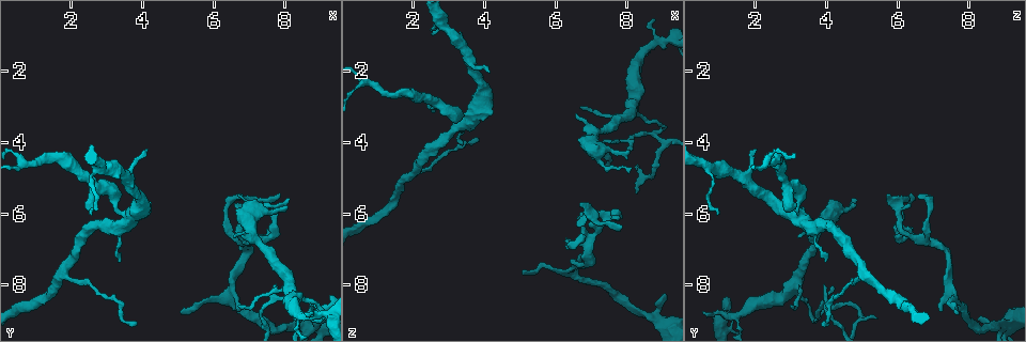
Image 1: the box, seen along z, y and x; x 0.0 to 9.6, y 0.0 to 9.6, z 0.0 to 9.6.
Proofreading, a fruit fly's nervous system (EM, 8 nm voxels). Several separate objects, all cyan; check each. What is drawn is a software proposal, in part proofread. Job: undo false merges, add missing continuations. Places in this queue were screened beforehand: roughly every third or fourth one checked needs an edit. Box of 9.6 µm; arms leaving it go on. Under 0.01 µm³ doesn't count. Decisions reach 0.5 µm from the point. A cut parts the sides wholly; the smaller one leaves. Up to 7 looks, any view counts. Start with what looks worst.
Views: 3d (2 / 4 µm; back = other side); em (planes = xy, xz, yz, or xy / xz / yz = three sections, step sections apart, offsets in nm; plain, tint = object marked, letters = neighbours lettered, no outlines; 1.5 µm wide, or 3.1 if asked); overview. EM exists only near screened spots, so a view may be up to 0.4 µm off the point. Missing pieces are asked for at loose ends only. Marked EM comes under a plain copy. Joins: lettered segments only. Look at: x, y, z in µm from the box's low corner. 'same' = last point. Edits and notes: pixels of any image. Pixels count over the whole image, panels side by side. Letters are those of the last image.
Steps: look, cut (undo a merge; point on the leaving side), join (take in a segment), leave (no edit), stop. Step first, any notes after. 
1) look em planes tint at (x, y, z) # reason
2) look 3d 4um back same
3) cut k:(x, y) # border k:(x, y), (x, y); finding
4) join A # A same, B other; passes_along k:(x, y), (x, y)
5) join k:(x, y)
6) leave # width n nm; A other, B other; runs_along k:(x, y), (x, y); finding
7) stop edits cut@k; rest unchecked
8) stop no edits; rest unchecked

look em planes letters at (7.70, 5.95, 6.10) # tapers out

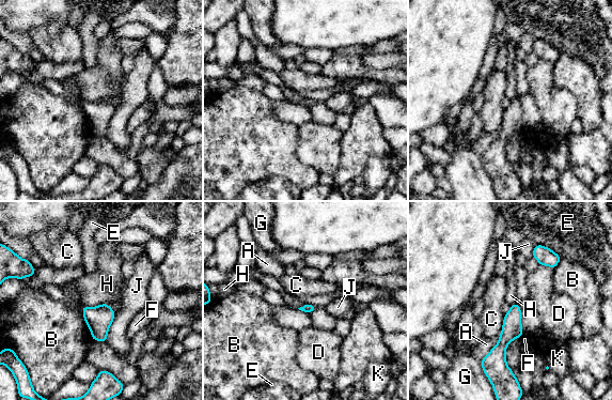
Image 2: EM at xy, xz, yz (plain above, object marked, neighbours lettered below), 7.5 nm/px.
leave # A other, B other, C other, D other, E other, F other, G other, H other, J other, K other; border 2:(106, 302), (99, 305), (82, 307); no lettered segment goes on from it

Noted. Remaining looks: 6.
look 3d 4um at (8.10, 7.90, 3.15) # a fork

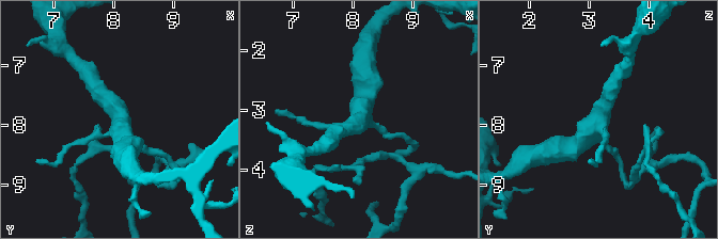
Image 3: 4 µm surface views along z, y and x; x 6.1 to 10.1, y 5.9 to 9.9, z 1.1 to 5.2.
look em planes letters at (8.05, 7.95, 3.20)

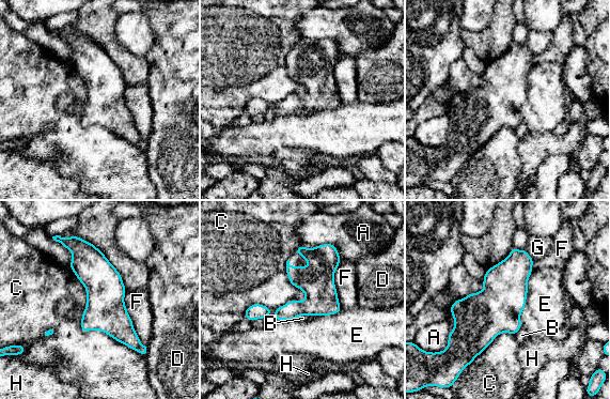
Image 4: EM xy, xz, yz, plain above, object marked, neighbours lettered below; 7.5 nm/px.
leave # A other, B other, C other, D other, E other, F other, G other, H other; border 4:(68, 265), (80, 327), (144, 356); all the same cell

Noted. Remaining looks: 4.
look em planes tint at (5.05, 8.75, 7.65) # thin end

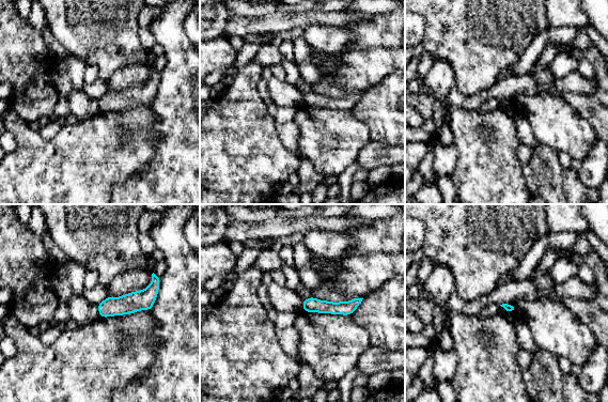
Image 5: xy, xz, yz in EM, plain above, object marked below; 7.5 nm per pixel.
look em planes letters same

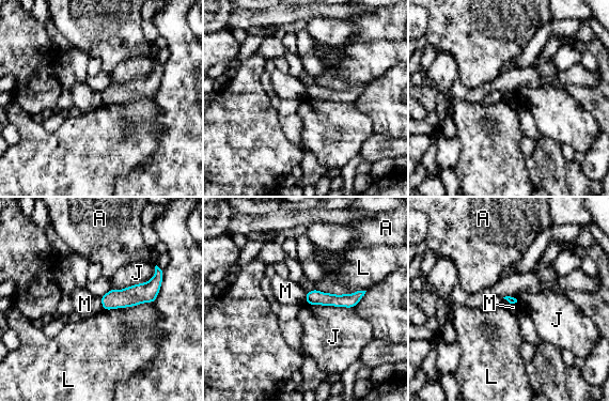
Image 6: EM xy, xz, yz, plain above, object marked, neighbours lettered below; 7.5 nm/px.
leave # A other, J other, L other, M other; none of them fits

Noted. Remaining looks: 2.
stop no edits; rest unchecked

